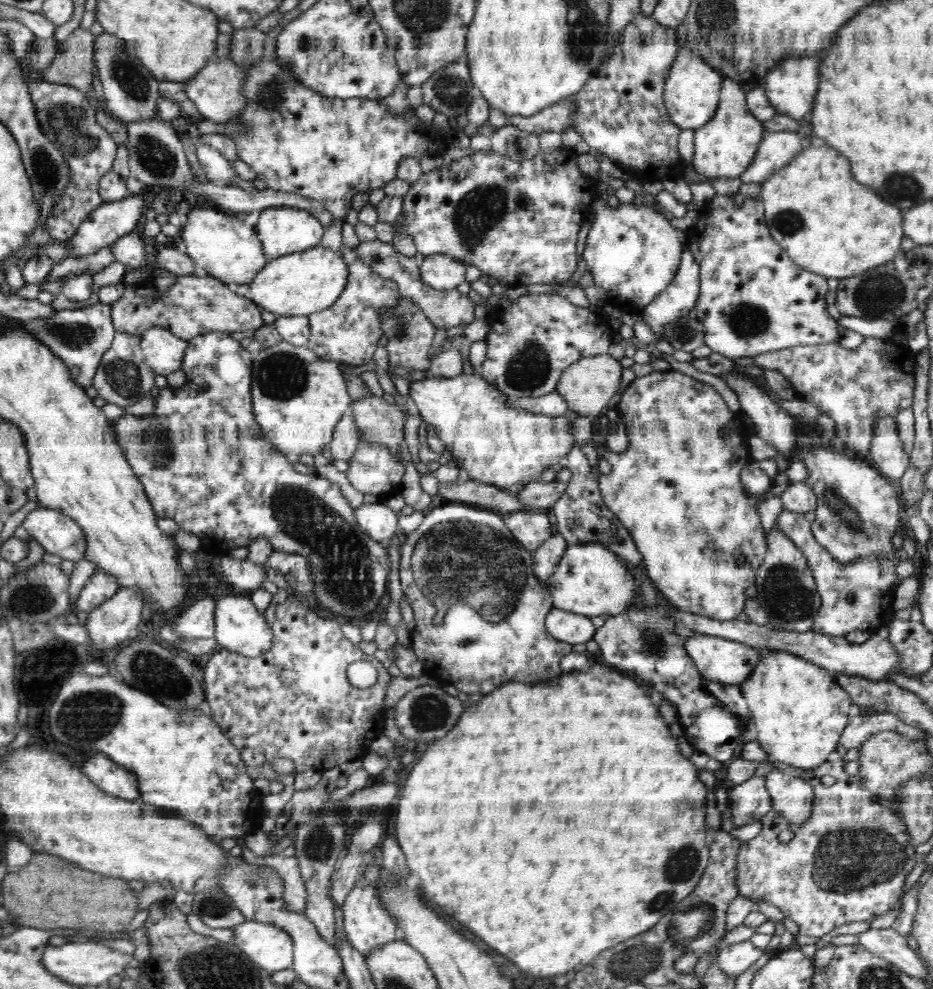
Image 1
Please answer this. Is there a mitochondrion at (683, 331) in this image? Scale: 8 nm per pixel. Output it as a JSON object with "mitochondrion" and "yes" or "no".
{"mitochondrion":"yes"}

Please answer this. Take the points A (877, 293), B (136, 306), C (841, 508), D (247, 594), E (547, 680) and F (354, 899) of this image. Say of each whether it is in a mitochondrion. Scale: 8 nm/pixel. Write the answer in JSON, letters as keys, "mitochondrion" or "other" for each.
{"A":"mitochondrion","B":"other","C":"mitochondrion","D":"other","E":"other","F":"other"}

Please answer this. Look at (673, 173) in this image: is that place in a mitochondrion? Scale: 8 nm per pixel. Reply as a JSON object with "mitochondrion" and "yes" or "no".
{"mitochondrion":"no"}

